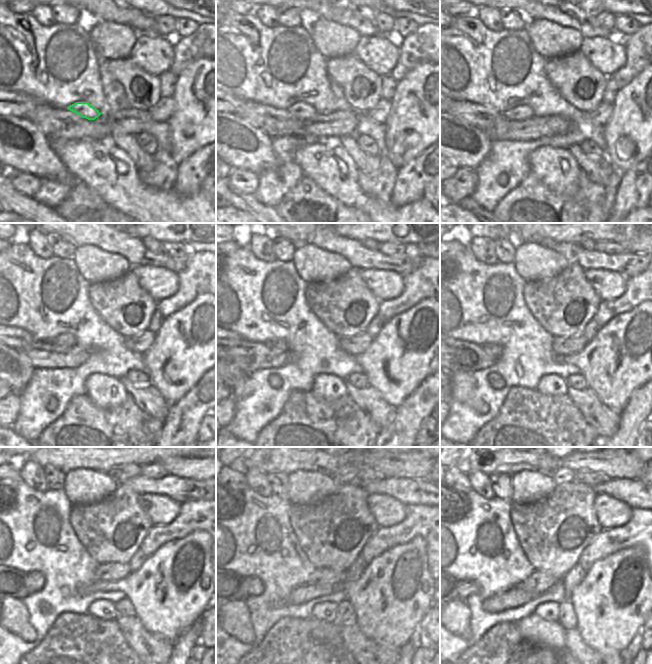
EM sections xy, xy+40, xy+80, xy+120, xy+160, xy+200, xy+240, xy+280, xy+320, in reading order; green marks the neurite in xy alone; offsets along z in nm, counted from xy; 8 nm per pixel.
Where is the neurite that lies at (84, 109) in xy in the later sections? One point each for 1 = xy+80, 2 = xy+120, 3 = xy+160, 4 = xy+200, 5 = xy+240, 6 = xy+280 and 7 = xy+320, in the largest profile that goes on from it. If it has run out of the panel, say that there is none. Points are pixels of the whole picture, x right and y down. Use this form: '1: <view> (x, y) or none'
1: xy+80 (518, 113)
2: xy+120 (61, 342)
3: xy+160 (259, 362)
4: xy+200 (485, 359)
5: xy+240 (36, 582)
6: xy+280 (255, 587)
7: xy+320 (467, 590)

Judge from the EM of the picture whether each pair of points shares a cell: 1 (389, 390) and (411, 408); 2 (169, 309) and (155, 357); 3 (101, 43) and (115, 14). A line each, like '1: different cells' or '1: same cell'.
1: different cells
2: different cells
3: different cells

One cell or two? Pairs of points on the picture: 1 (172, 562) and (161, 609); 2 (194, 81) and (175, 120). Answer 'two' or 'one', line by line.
1: one
2: one

